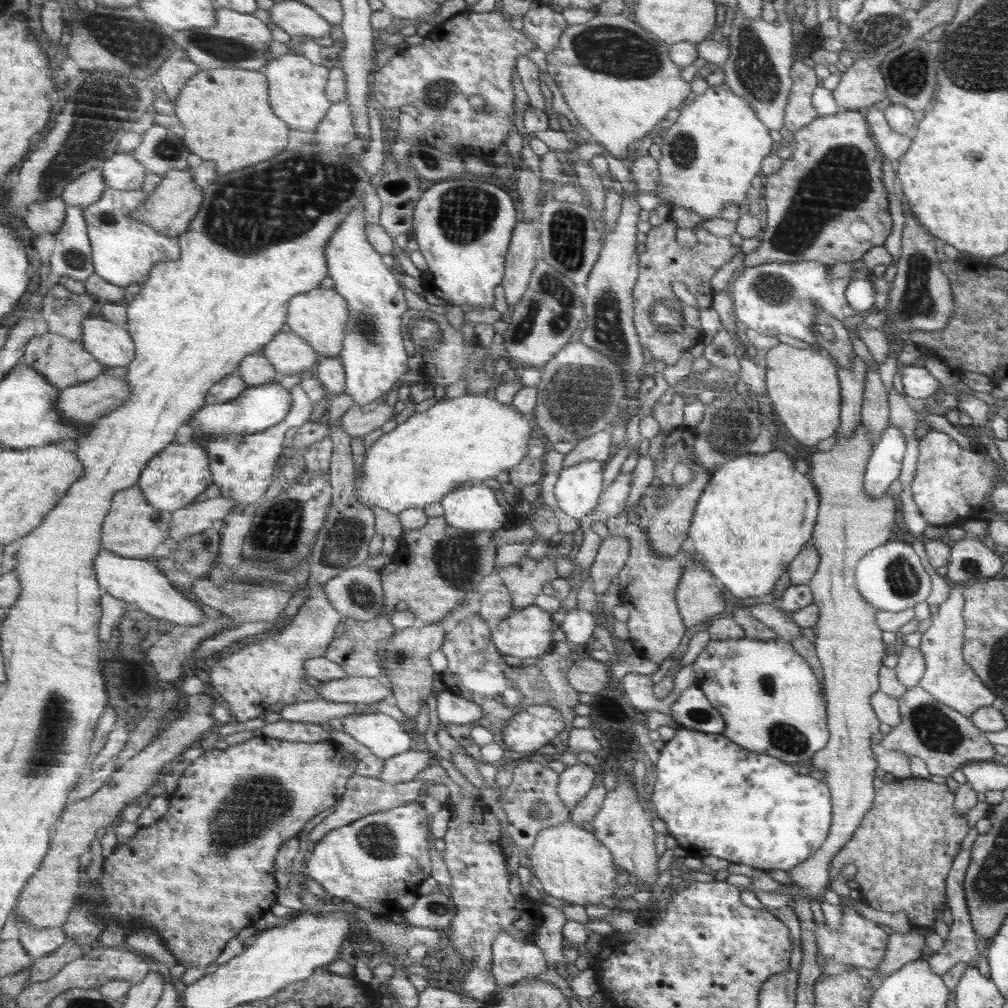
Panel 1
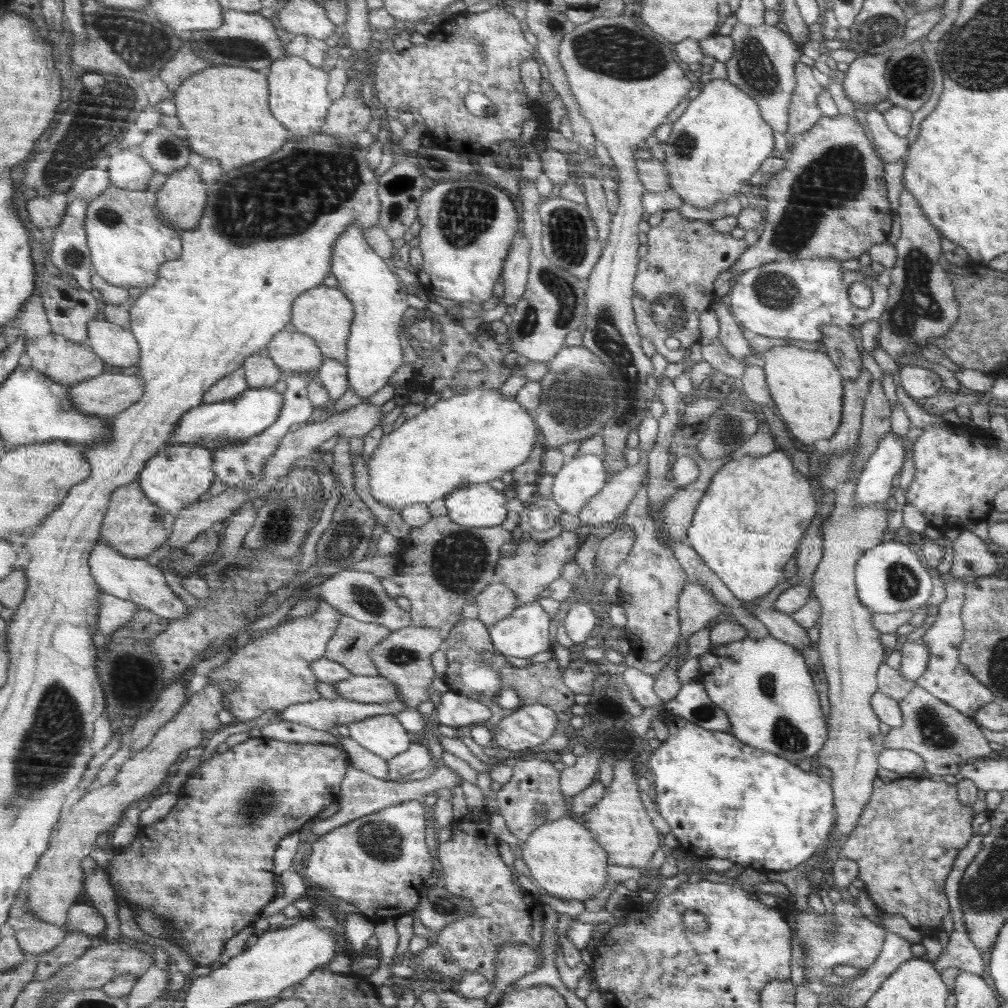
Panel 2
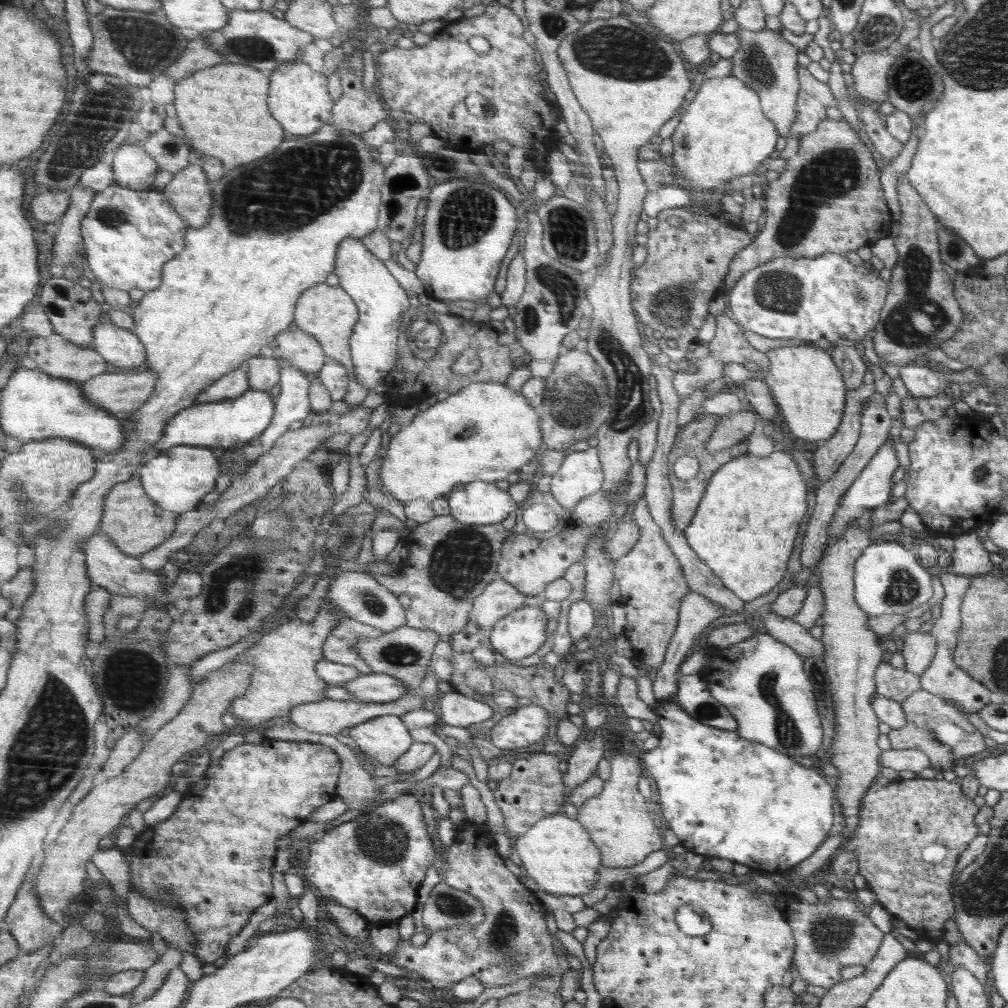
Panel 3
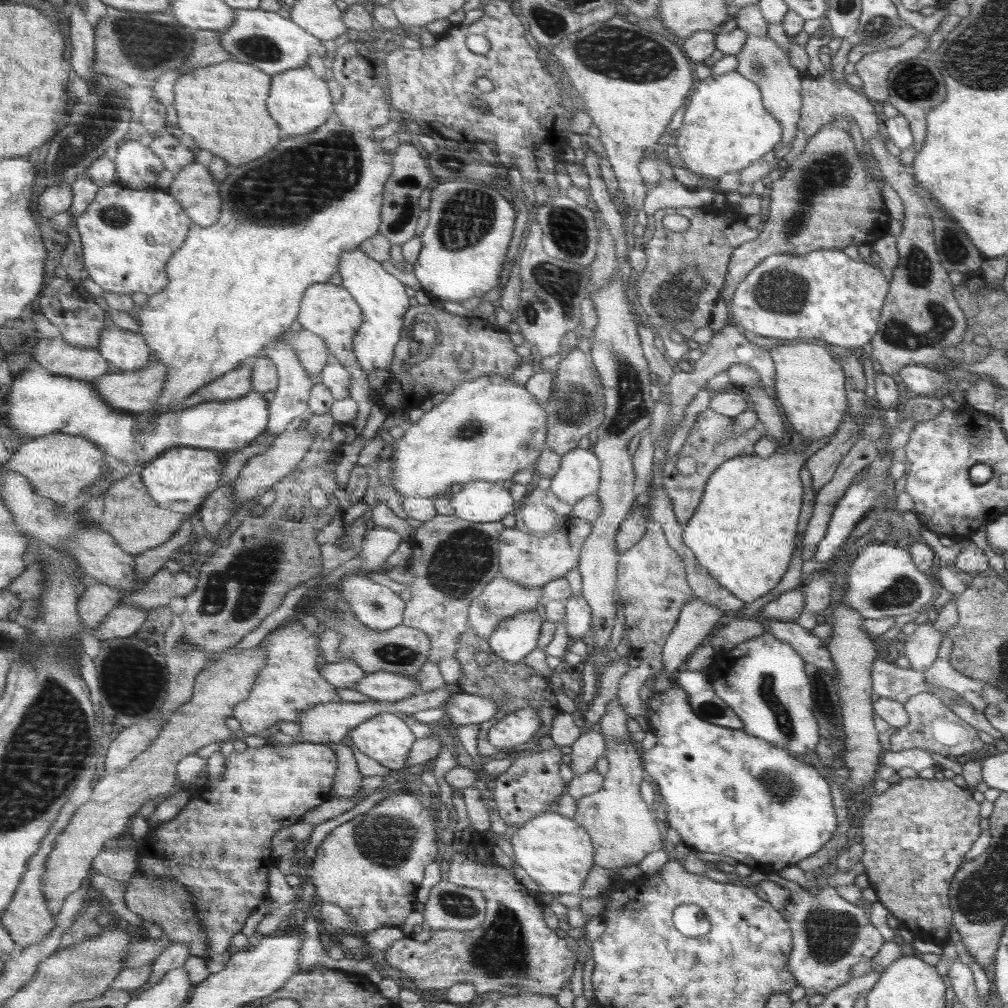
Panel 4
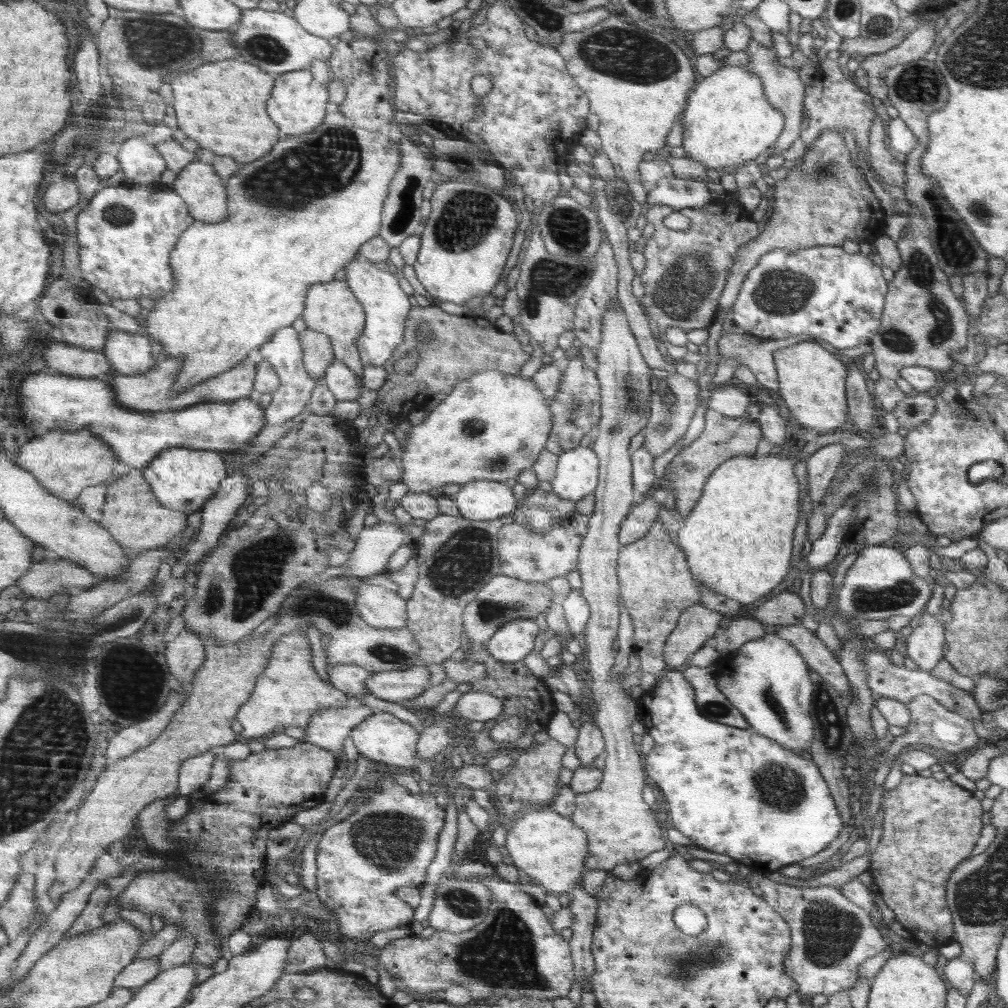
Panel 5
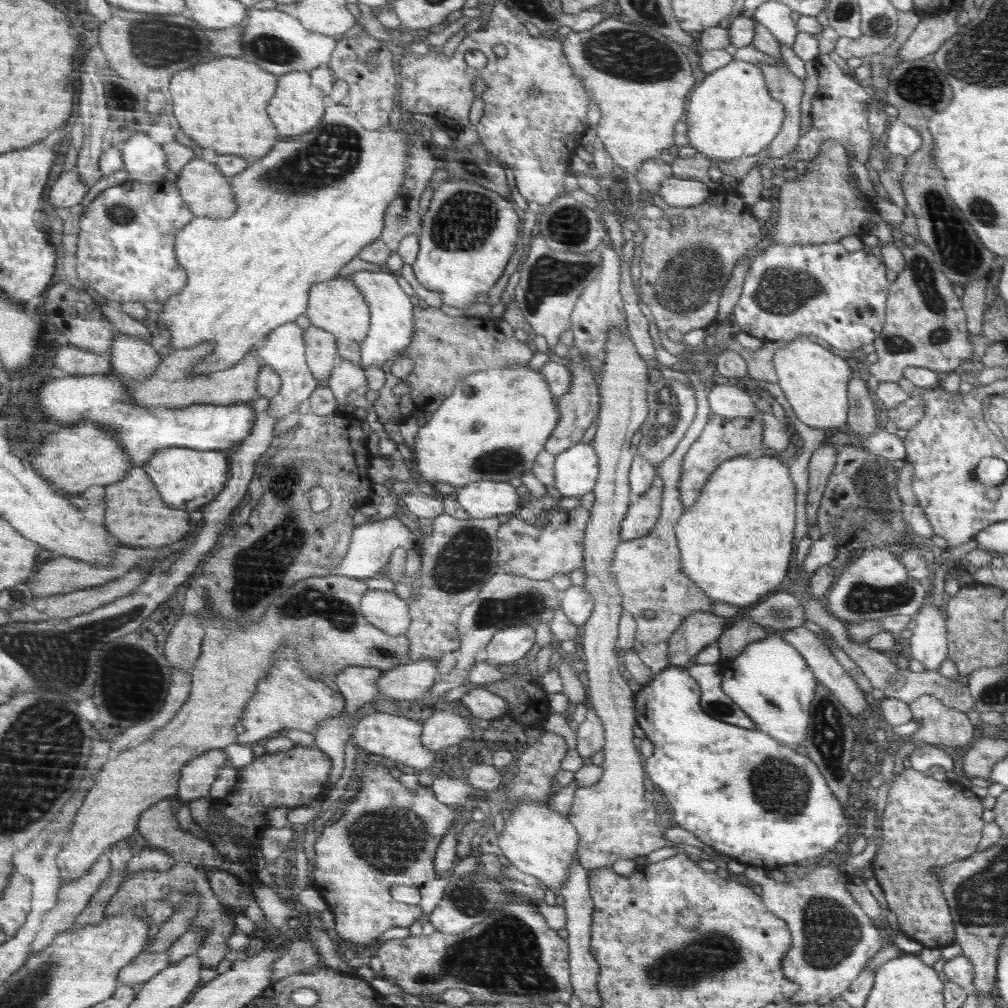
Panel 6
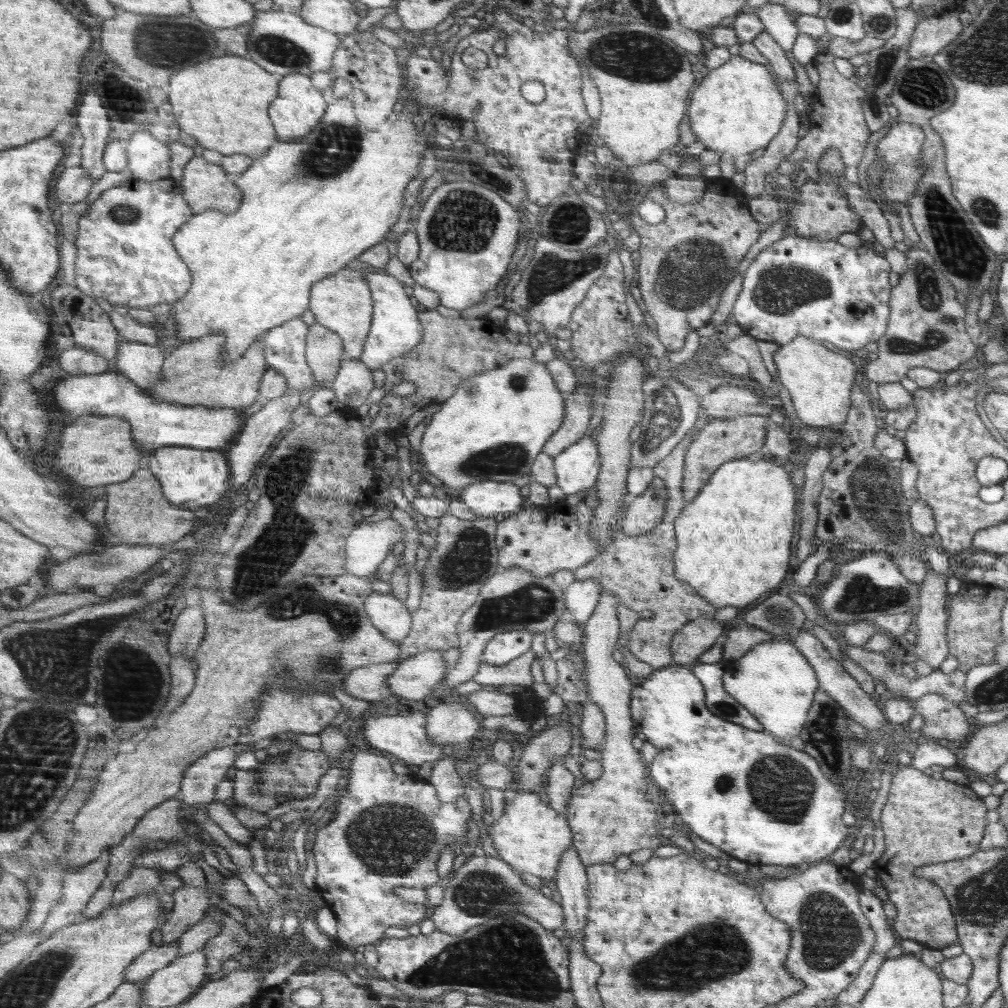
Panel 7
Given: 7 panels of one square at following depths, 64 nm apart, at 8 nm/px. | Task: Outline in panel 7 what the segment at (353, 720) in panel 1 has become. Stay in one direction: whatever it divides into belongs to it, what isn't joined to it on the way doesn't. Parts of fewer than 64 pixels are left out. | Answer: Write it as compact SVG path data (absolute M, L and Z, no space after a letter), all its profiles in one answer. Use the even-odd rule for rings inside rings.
M412 711L406 715L367 716L363 719L361 729L365 741L376 751L394 755L400 762L406 761L408 765L420 767L426 762L434 763L442 759L449 752L447 748L442 748L429 738L427 724L428 714L423 711Z

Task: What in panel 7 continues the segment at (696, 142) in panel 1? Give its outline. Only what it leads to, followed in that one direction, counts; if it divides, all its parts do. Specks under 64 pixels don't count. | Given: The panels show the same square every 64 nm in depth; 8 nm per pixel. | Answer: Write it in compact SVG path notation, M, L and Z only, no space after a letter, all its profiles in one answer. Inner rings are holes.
M732 55L729 62L712 70L693 92L687 122L702 142L705 150L740 156L750 154L772 142L788 112L788 100L769 66L754 64L740 55Z

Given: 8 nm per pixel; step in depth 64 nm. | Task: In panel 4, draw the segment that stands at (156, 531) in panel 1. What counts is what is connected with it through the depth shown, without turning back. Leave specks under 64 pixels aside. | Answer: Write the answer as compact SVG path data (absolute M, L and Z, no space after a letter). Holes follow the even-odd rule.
M133 469L131 474L118 480L108 490L105 506L107 510L104 518L99 522L100 527L117 537L117 542L125 552L135 556L169 543L189 516L187 513L172 512L160 505L146 486L140 469Z

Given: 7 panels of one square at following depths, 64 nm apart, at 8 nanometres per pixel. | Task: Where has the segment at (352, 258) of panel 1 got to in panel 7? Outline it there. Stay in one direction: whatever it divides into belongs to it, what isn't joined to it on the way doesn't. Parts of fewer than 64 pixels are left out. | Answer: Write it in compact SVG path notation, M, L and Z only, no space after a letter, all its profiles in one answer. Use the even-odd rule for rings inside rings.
M388 273L372 275L369 278L369 286L374 302L373 322L359 360L374 371L381 370L390 360L406 355L414 348L420 347L425 330L420 324L419 316L416 316L416 308L412 306L408 294L404 292L403 286L396 282L396 278L392 278Z

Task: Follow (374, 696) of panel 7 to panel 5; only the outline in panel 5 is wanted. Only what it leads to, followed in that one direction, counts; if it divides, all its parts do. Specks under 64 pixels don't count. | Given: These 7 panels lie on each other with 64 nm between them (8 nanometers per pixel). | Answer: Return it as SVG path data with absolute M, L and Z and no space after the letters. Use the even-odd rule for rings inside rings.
M336 660L332 662L332 669L328 669L327 673L330 684L350 696L369 694L365 687L365 680L374 674L361 666L348 664L345 661L342 661L340 666L340 662Z

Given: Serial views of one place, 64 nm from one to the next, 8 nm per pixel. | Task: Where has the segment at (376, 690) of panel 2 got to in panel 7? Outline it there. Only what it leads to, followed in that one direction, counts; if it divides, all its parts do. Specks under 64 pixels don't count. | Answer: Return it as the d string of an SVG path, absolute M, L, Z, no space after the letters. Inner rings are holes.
M426 650L398 662L398 668L386 677L393 696L422 701L446 676L446 662L437 650Z

